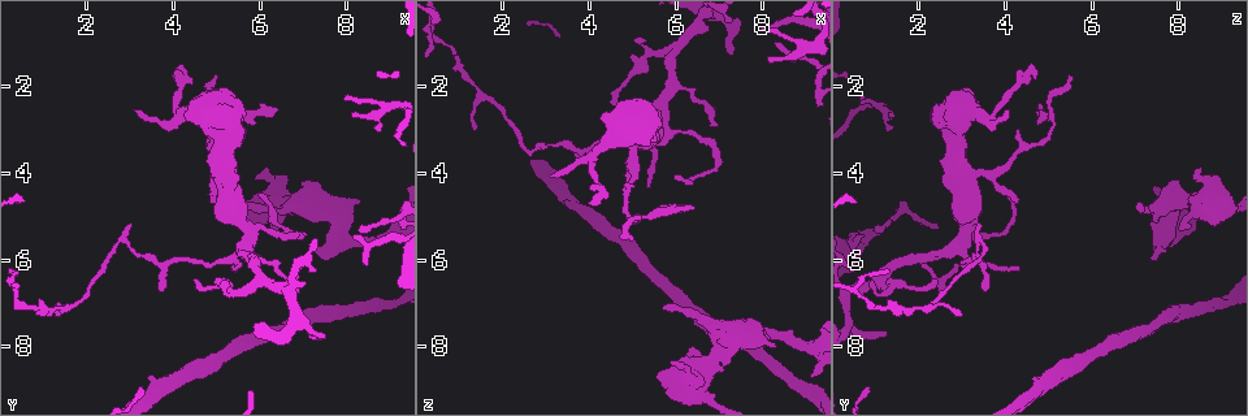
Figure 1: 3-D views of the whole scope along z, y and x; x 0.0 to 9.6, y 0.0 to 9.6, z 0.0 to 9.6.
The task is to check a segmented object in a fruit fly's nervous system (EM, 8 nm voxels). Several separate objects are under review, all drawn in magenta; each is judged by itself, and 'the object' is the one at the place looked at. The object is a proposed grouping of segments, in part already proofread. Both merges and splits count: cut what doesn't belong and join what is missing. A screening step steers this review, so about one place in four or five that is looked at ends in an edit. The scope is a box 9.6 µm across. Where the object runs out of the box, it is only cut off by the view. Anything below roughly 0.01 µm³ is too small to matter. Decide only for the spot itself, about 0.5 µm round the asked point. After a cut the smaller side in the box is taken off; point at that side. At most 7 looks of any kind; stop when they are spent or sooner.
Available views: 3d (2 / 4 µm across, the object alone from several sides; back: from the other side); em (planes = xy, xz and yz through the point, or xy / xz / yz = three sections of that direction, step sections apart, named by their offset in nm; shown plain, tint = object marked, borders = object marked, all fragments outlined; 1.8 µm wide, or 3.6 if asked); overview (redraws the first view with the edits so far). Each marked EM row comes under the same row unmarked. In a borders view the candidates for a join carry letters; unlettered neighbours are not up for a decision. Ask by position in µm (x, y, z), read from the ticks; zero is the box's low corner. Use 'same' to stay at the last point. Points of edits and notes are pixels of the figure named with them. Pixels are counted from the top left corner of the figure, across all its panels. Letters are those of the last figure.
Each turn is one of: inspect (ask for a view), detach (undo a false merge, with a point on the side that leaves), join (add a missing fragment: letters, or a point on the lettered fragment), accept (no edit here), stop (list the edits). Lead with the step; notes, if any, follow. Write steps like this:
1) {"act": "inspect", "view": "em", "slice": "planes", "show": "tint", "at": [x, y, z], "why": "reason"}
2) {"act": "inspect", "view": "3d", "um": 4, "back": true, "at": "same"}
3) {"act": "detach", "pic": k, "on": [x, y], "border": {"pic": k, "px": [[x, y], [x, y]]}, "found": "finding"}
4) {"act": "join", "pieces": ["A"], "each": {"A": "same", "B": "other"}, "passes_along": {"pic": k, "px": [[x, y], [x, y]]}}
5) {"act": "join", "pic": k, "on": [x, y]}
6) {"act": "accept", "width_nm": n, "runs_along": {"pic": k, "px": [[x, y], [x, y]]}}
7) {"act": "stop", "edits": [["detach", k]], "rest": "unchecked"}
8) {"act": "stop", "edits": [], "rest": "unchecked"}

{"act": "inspect", "view": "3d", "um": 4, "back": true, "at": [7.90, 5.45, 7.65], "why": "sudden change in width"}

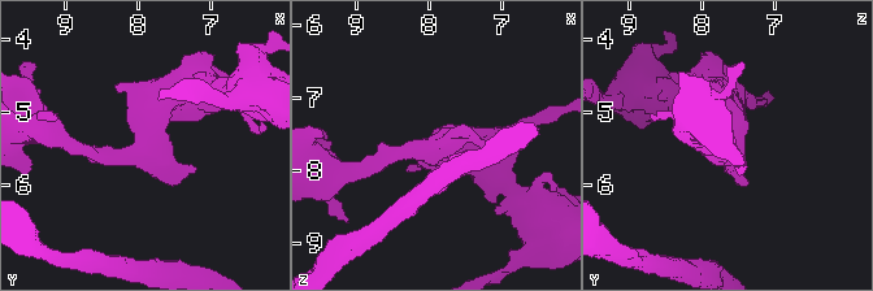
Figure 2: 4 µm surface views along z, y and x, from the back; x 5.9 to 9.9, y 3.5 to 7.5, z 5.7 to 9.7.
{"act": "inspect", "view": "em", "slice": "yz", "step": 16, "show": "tint", "at": [7.85, 5.40, 7.70], "why": "now the EM"}

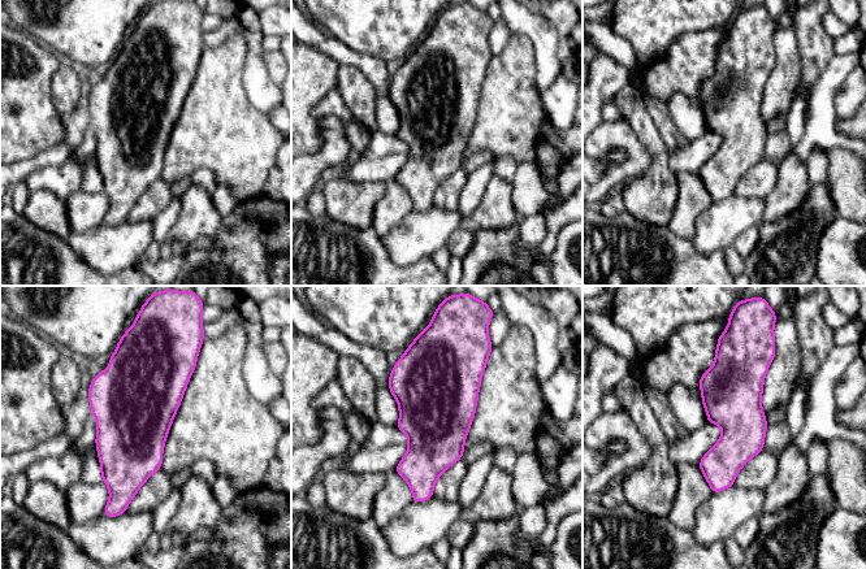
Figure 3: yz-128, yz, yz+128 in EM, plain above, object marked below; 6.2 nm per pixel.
{"act": "inspect", "view": "em", "slice": "planes", "show": "borders", "at": "same"}

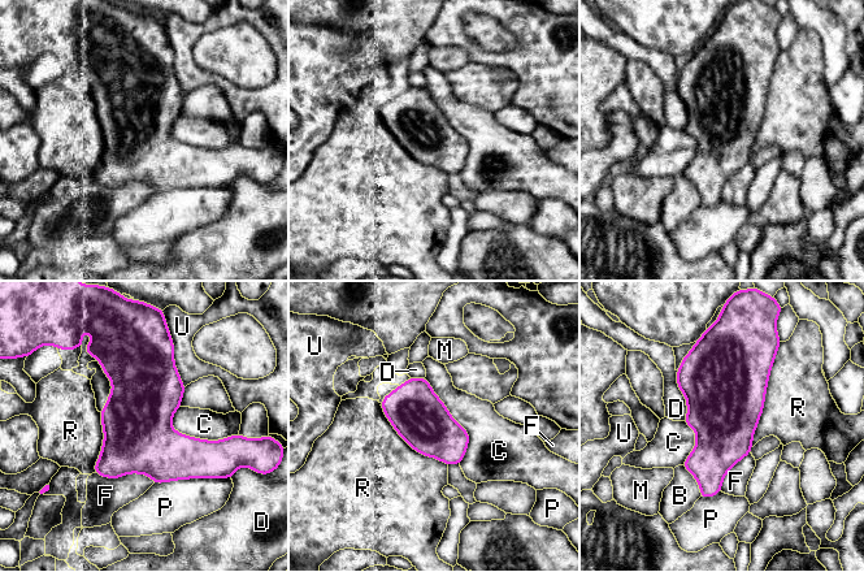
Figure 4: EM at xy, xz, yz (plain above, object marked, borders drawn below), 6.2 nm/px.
{"act": "join", "pieces": ["R"], "each": {"B": "other", "C": "other", "D": "other", "F": "other", "M": "other", "P": "other", "R": "same", "U": "other"}, "found": "it goes on there"}

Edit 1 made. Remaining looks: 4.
{"act": "inspect", "view": "overview"}

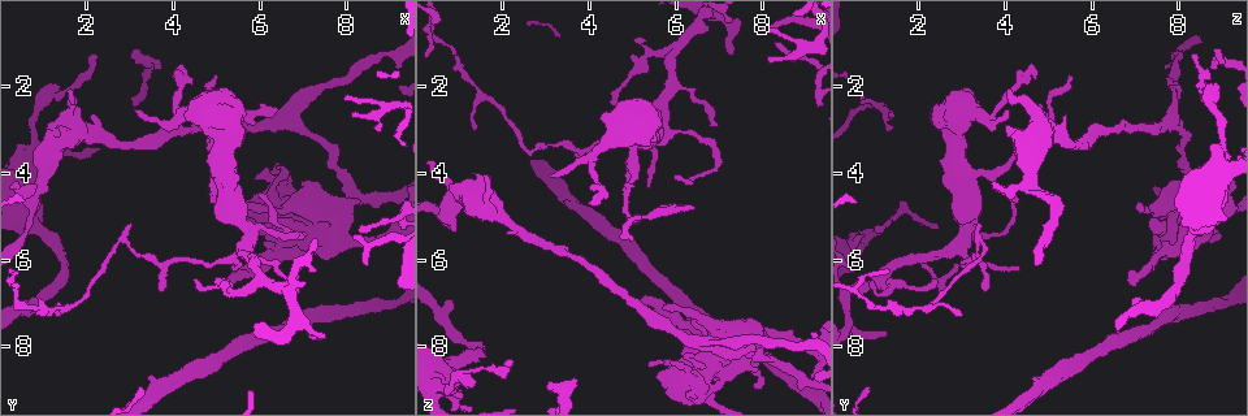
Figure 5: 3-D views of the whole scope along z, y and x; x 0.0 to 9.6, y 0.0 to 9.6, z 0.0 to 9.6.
{"act": "inspect", "view": "em", "slice": "planes", "show": "tint", "at": [6.45, 2.60, 4.80], "why": "branch stops here"}

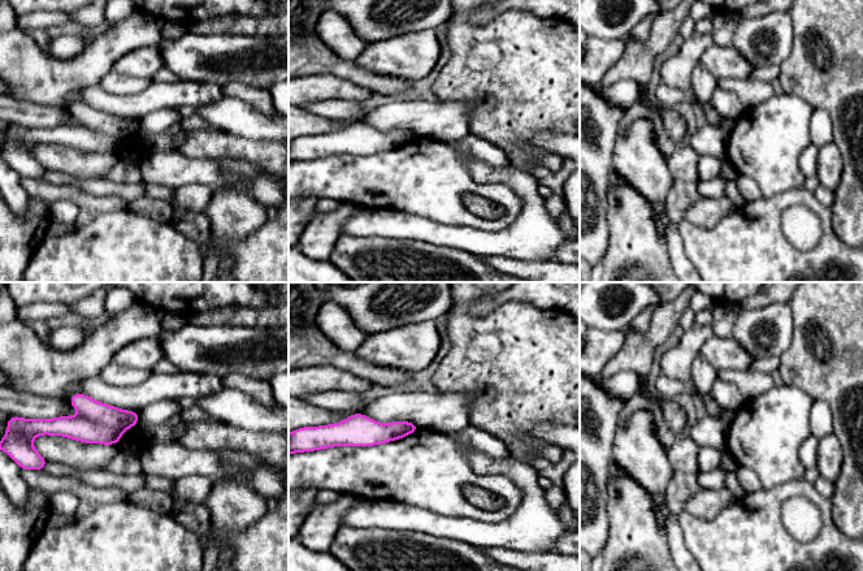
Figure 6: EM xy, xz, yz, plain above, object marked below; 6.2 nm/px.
{"act": "inspect", "view": "em", "slice": "planes", "show": "borders", "at": "same", "why": "what lies round it"}

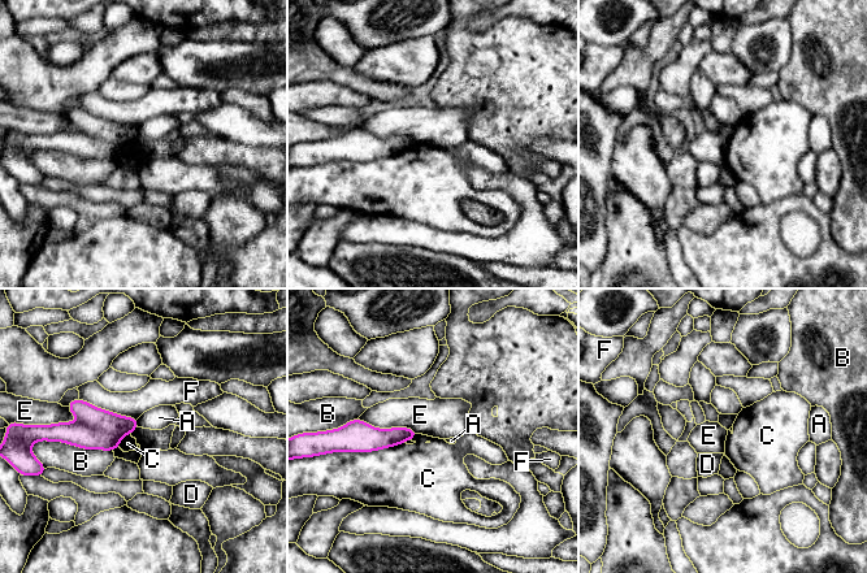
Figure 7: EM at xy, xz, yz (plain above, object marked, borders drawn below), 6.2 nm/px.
{"act": "accept", "each": {"A": "other", "B": "other", "C": "other", "D": "other", "E": "other", "F": "other"}, "border": {"pic": 7, "px": [[358, 419], [419, 433]]}, "found": "none of them fits"}

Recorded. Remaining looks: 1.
{"act": "stop", "edits": [["join", 4]], "rest": "unchecked"}

